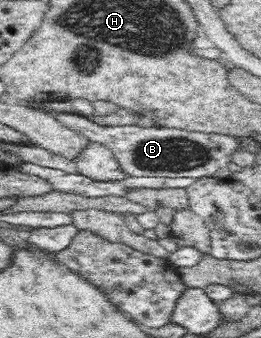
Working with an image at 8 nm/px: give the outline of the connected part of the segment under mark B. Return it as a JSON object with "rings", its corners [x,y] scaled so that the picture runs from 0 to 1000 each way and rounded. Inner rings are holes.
{"rings":[[[203,331],[222,358],[261,382],[322,402],[333,417],[387,423],[402,438],[425,447],[425,456],[452,479],[452,494],[471,515],[471,527],[490,524],[644,524],[686,527],[720,524],[732,530],[766,530],[812,524],[835,500],[866,494],[881,479],[877,453],[893,453],[920,426],[893,402],[835,399],[824,393],[770,393],[762,388],[713,388],[709,382],[663,382],[655,376],[563,376],[540,379],[521,370],[502,373],[379,373],[341,358],[326,343],[295,337],[241,337]]]}

